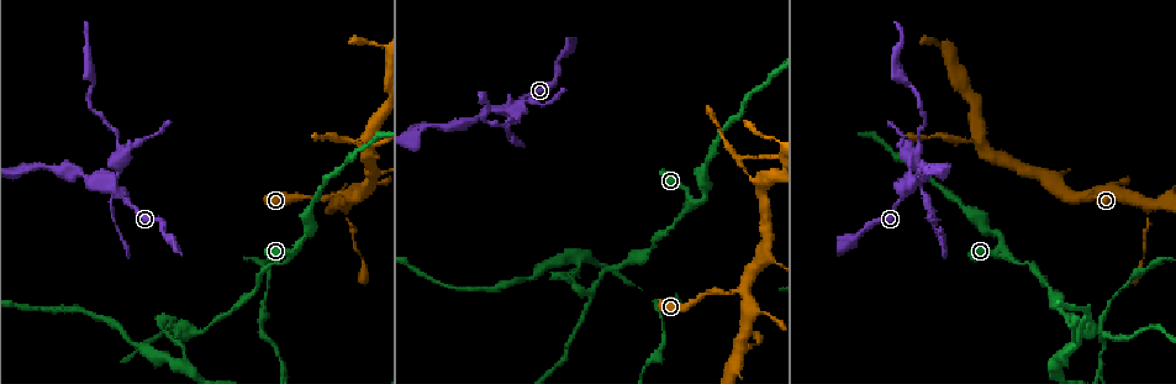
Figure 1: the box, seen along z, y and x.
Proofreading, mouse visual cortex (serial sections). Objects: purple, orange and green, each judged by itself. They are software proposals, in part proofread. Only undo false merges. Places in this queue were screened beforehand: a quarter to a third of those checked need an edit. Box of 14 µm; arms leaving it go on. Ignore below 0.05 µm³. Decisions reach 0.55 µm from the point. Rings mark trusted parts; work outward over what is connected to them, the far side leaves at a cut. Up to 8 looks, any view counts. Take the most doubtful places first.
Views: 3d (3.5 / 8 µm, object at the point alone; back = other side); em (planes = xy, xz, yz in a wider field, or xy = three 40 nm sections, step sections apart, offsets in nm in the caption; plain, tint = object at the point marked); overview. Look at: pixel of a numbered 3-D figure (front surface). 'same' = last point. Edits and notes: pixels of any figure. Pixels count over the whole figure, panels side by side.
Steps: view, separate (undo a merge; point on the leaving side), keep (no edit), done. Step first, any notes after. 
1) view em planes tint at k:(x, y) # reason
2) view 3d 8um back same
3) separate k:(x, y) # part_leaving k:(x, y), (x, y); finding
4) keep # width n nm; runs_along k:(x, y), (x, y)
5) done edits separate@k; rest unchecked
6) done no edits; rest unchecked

view 3d 8um at 1:(113, 185) # sharp bend

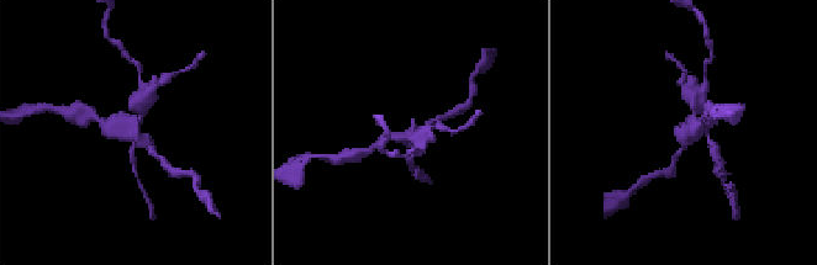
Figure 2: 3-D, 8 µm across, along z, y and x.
view 3d 3.5um at 2:(130, 128)

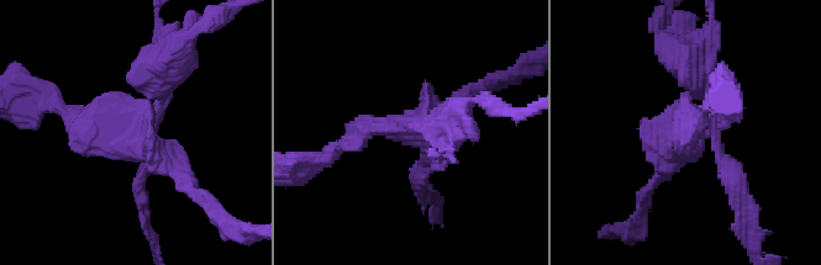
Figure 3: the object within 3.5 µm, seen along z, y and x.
view em xy step 5 tint at 3:(141, 133) # now the EM

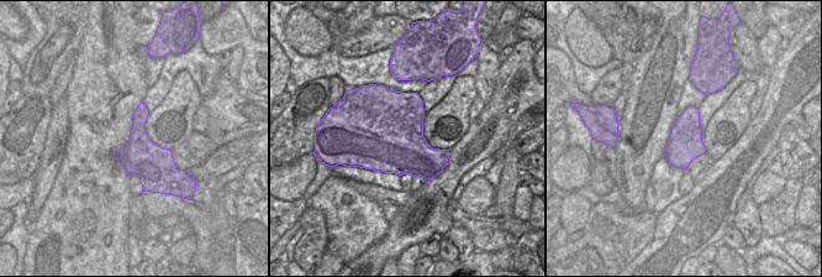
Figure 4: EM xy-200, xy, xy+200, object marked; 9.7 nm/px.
keep # width 750 nm; runs_along 3:(650, 186), (688, 137), (694, 58); all the same cell

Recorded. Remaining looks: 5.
view 3d 3.5um at 1:(301, 245) # two arms in line, one across

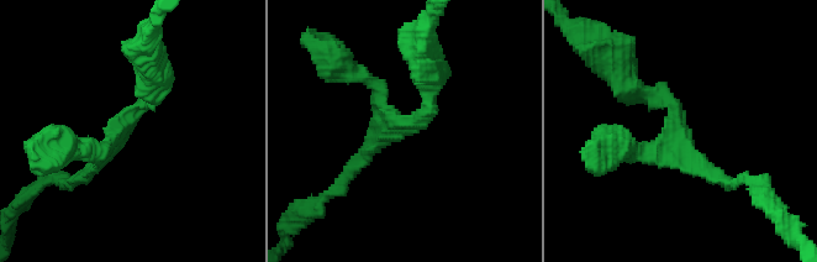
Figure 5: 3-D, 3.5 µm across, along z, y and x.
view em planes tint at 5:(122, 127) # arms 3; arm_widths 150, 200, 200 nm

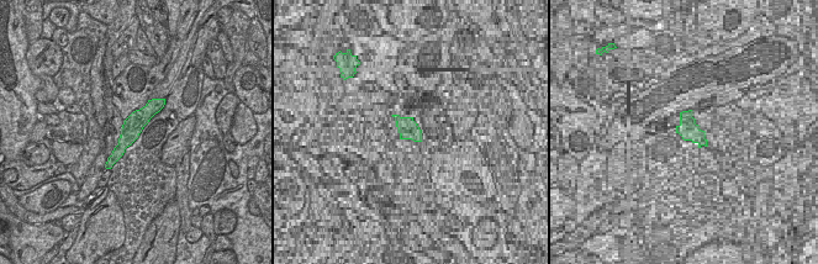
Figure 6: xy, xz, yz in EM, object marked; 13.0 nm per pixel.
keep # runs_along 6:(162, 101), (131, 128), (111, 159); continuous, no second cell

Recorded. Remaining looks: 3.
view 3d 3.5um at 1:(1073, 340) # calibre changes

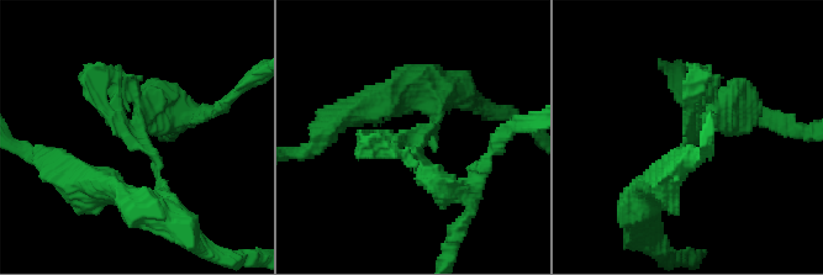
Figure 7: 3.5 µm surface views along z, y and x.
view em xy step 5 tint at 7:(418, 149) # need the tissue

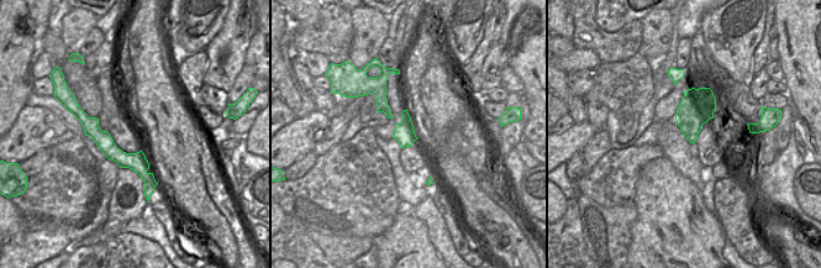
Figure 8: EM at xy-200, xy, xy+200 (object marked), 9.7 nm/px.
separate 7:(388, 149) # border 8:(395, 130), (414, 135); a second cell is stuck on

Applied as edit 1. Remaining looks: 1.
done edits separate@7; rest unchecked

